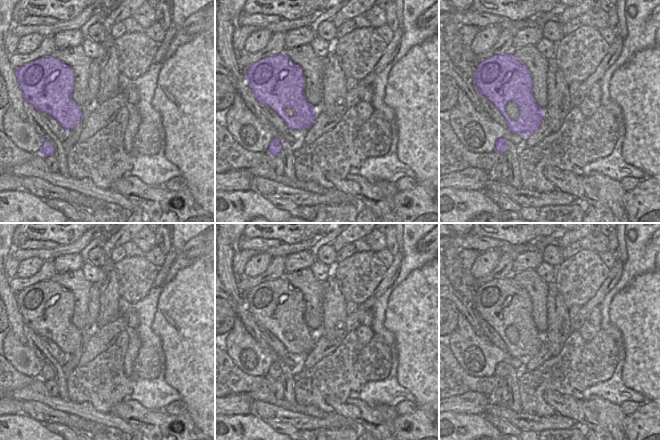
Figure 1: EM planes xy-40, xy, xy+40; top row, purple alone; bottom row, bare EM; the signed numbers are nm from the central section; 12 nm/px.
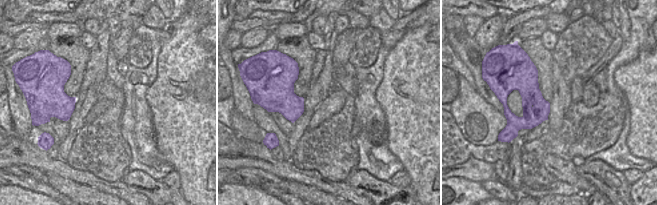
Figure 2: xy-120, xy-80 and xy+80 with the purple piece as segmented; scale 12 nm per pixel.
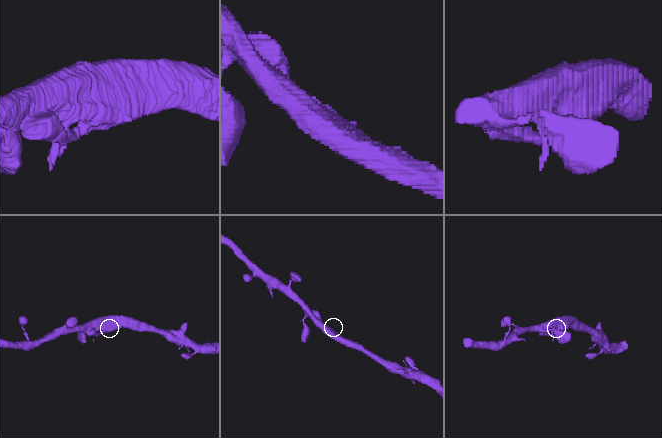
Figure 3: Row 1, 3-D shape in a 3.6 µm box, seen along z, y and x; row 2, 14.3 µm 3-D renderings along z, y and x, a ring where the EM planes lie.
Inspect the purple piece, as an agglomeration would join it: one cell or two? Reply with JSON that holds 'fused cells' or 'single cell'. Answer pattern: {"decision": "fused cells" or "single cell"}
{"decision": "single cell"}

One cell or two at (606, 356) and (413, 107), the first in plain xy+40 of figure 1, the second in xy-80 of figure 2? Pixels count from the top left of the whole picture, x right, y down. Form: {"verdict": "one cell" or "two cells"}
{"verdict": "two cells"}

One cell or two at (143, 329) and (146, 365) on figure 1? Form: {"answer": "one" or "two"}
{"answer": "one"}

